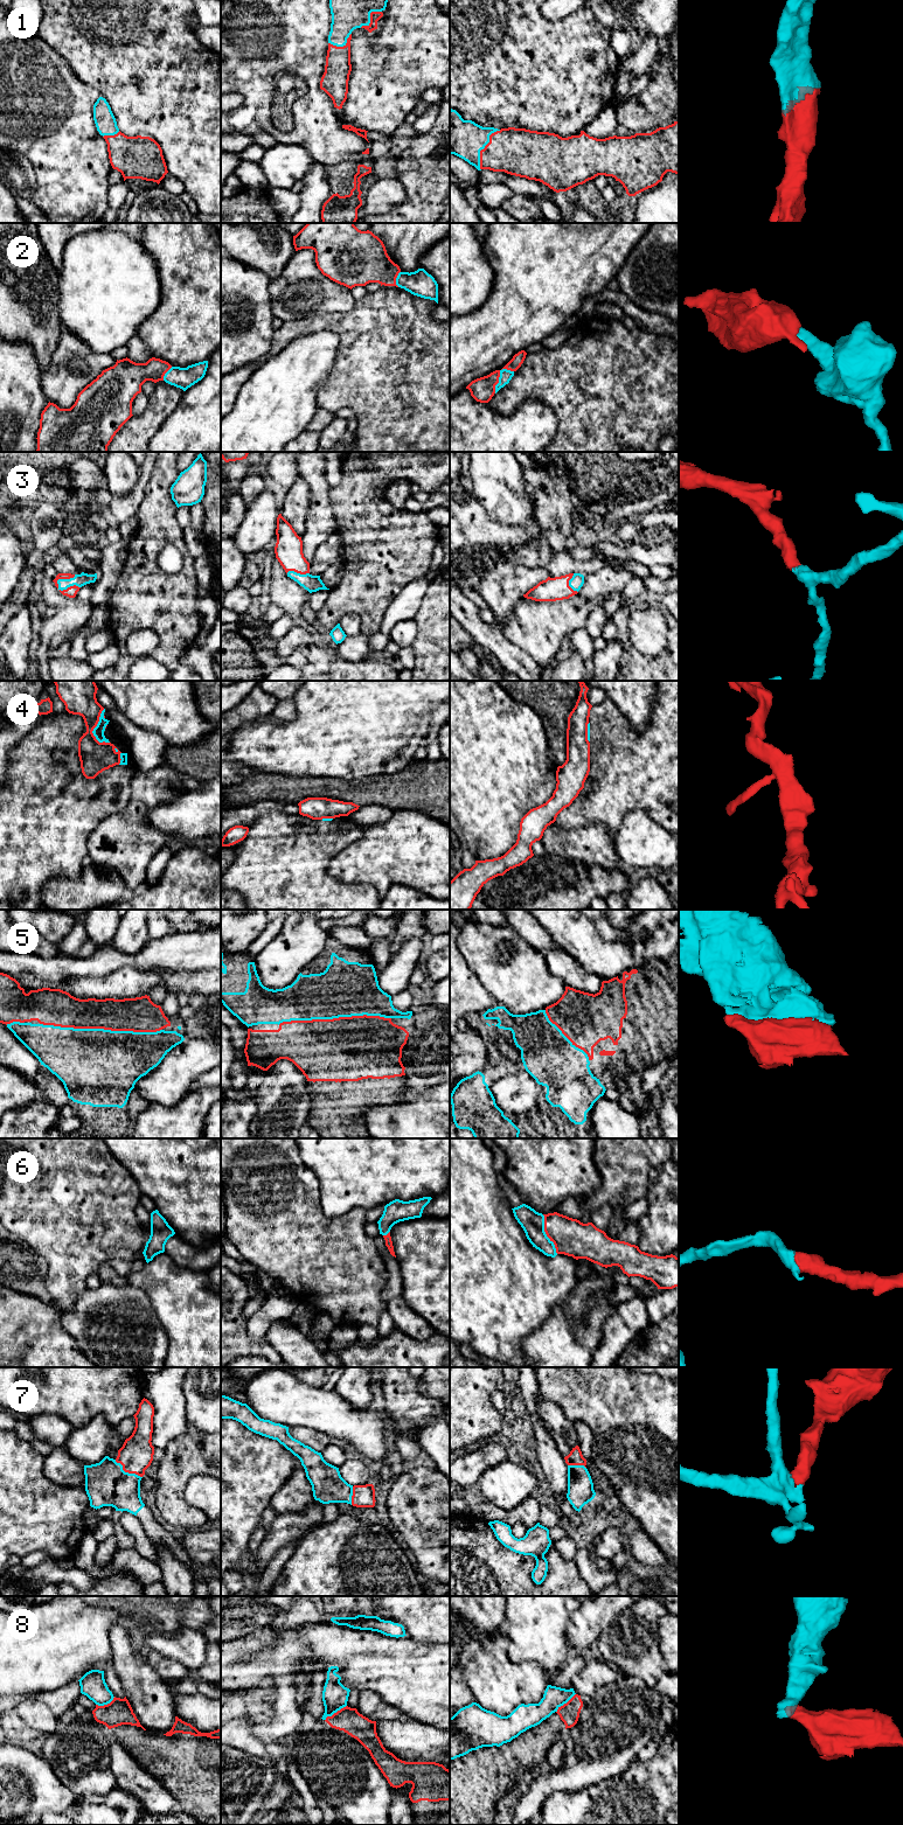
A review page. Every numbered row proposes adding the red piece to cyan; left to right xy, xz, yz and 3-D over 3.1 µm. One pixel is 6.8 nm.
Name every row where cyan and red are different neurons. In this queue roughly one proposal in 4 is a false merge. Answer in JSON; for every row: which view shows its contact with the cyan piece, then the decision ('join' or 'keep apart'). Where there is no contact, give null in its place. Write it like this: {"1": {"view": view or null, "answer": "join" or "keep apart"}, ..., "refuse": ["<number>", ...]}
{"1": {"view": "yz", "answer": "join"}, "2": {"view": "yz", "answer": "join"}, "3": {"view": "xy", "answer": "join"}, "4": {"view": "xy", "answer": "keep apart"}, "5": {"view": "xy", "answer": "join"}, "6": {"view": "yz", "answer": "join"}, "7": {"view": "xy", "answer": "join"}, "8": {"view": "xz", "answer": "keep apart"}, "refuse": ["4", "8"]}

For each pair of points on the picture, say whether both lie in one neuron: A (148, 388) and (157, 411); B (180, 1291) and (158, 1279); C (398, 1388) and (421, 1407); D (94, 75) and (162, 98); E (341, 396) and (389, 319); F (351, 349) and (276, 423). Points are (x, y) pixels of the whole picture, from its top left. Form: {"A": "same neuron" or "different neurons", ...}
{"A": "different neurons", "B": "same neuron", "C": "same neuron", "D": "same neuron", "E": "same neuron", "F": "different neurons"}

